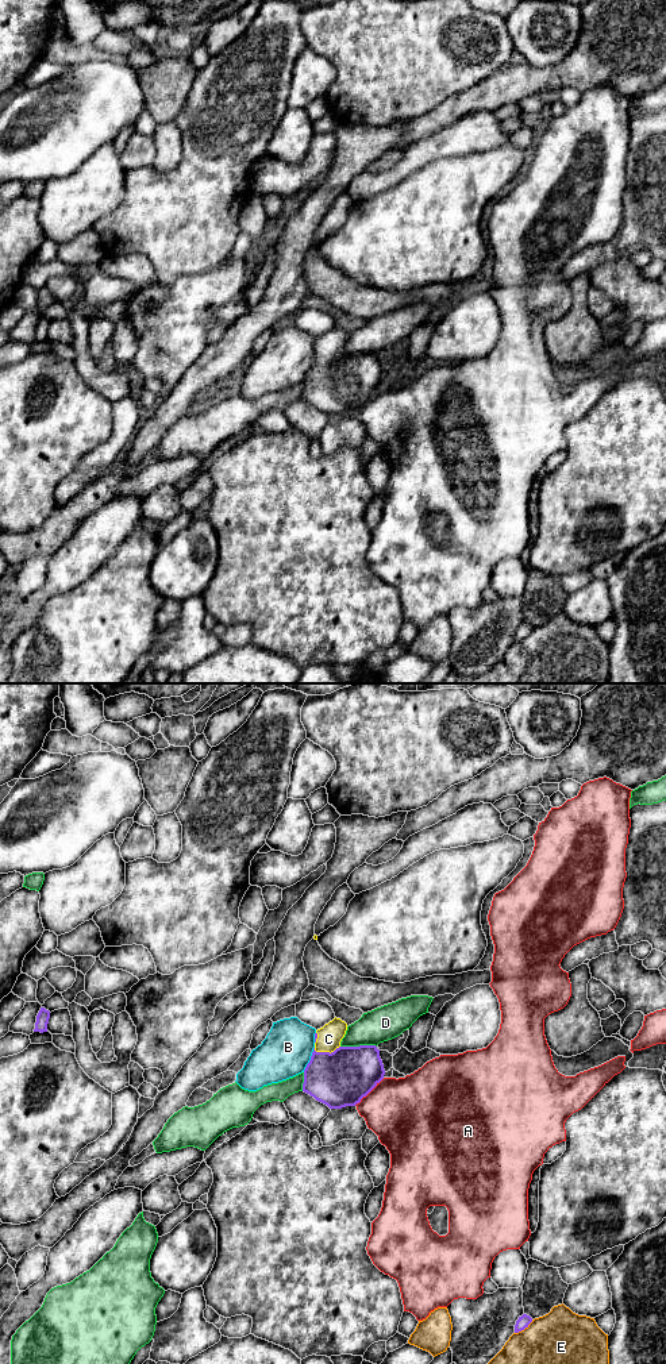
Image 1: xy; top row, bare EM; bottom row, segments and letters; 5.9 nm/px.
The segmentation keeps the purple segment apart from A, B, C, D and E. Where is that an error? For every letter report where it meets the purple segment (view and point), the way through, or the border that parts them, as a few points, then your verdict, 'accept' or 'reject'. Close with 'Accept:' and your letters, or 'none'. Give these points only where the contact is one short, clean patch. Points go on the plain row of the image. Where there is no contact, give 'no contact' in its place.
A: meets purple in xy at (369, 400); reject
B: meets purple in xy at (311, 368); reject
C: meets purple in xy at (326, 361); runs through xy (342, 386), (331, 376), (326, 361), (328, 347); accept
D: meets purple in xy at (360, 354); reject
E: meets purple in xy at (523, 638); reject
Accept: C

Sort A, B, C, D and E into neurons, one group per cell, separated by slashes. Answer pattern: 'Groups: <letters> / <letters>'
Groups: A / B / C / D / E

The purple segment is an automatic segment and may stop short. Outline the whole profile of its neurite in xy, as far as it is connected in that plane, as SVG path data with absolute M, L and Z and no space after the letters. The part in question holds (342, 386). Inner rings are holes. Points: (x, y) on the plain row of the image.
M334 327L315 342L303 400L330 417L355 415L385 384L376 354L342 355L347 332Z

